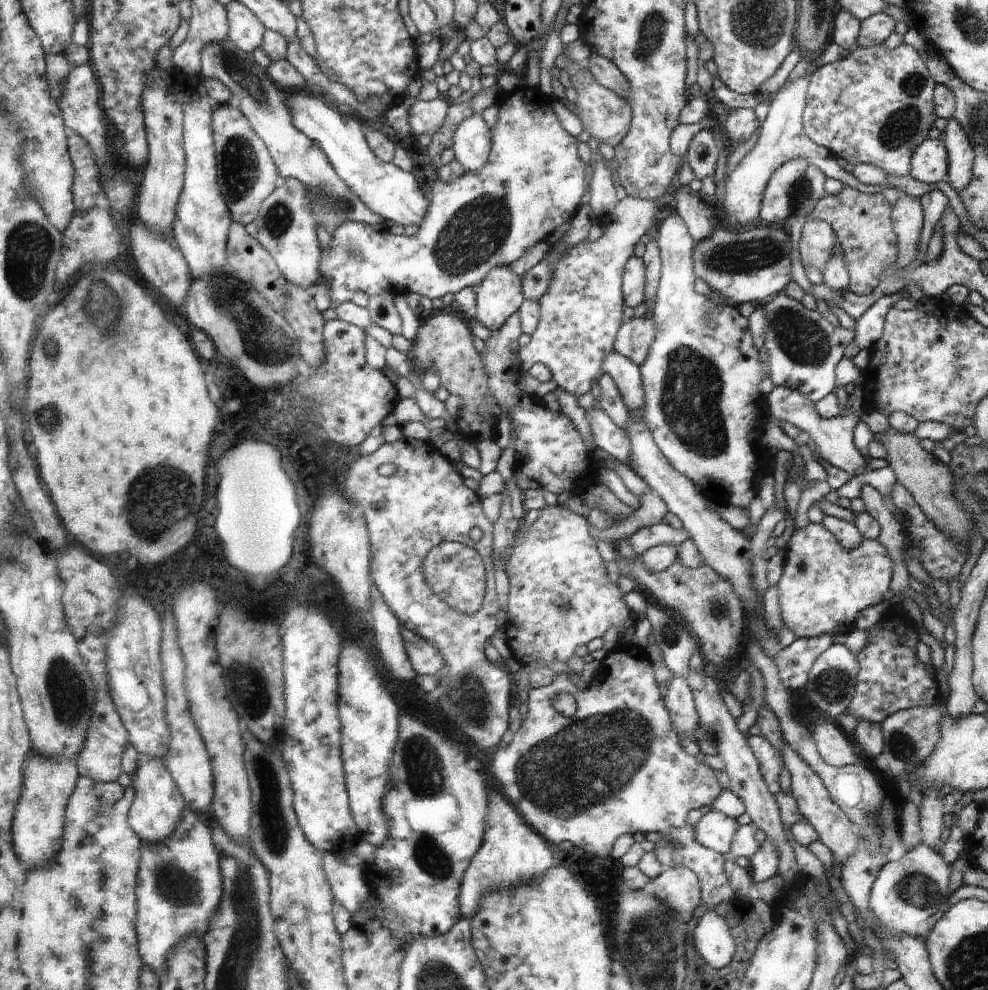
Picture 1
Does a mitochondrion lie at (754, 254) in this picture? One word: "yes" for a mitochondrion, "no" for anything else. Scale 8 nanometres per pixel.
yes

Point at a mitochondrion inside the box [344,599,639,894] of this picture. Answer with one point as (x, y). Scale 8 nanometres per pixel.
(421, 756)

